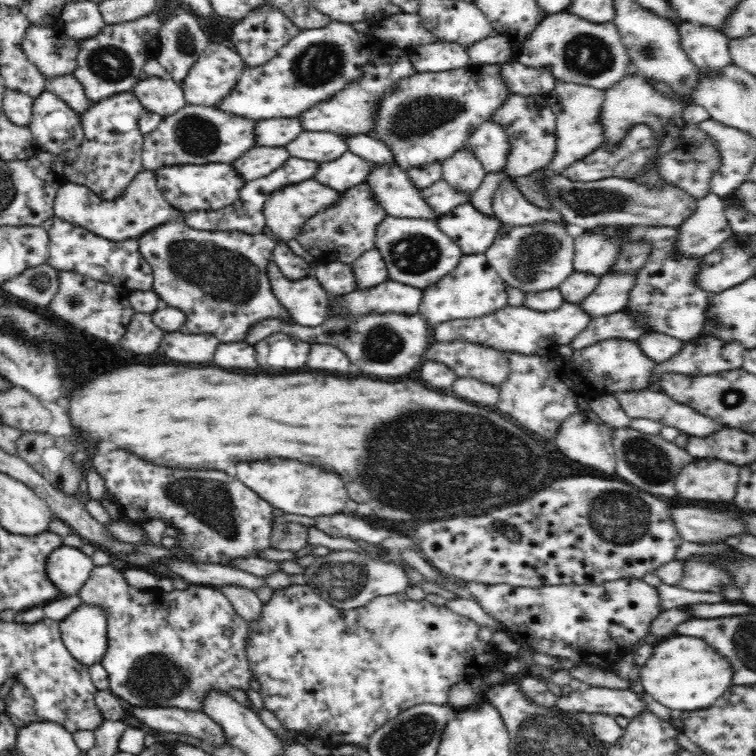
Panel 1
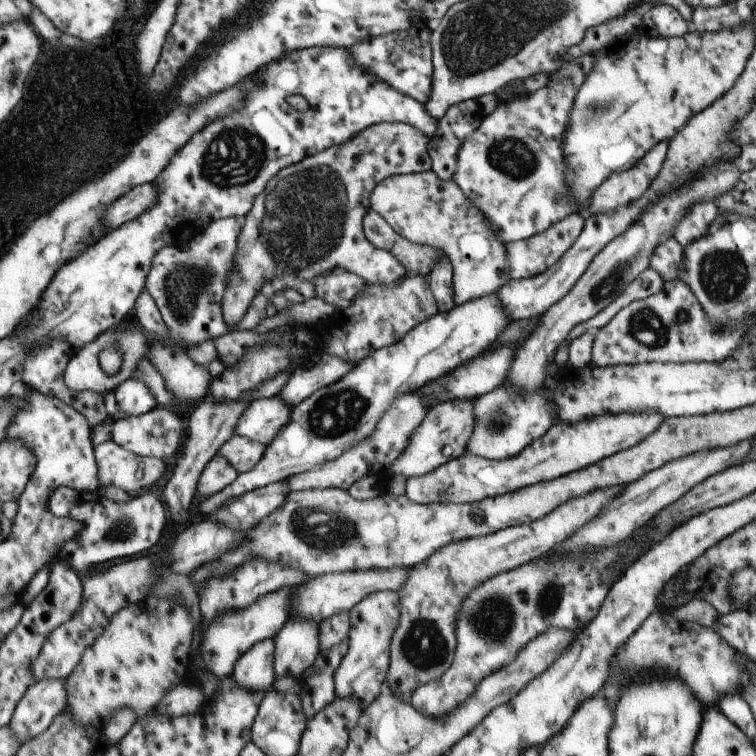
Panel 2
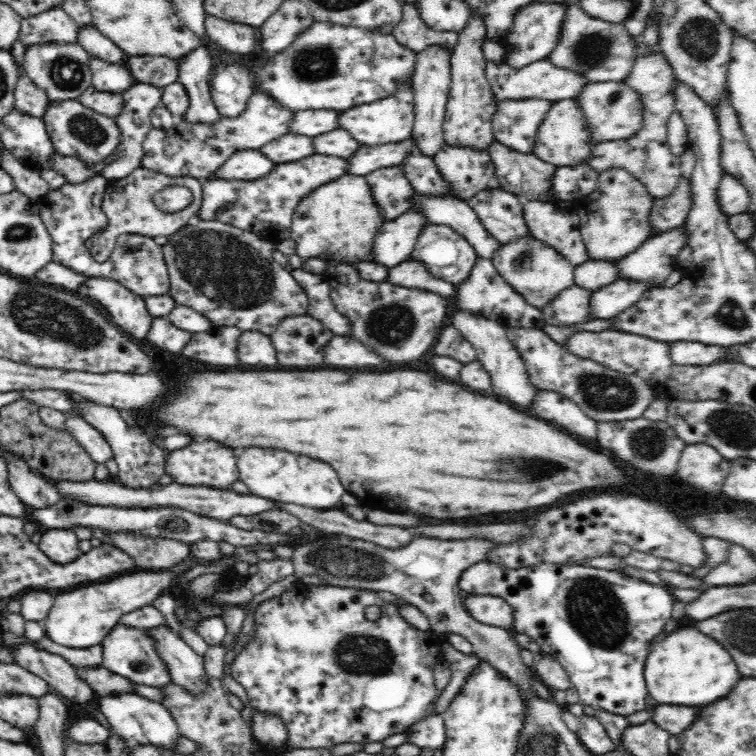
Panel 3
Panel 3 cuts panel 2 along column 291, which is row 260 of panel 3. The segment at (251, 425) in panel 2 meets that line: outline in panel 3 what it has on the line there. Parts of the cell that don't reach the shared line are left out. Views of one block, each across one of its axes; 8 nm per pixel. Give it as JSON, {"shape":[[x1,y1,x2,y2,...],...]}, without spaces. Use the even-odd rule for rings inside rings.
{"shape":[[412,259,391,268,386,281,409,289,432,291,447,298,455,294,454,283,434,277,425,269,423,262]]}

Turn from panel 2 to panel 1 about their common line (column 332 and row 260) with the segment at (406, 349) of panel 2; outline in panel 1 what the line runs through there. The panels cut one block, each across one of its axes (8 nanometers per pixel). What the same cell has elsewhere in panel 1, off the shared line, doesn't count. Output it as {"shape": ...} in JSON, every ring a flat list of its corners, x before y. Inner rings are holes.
{"shape":[[386,215,376,227,375,248,384,259,390,280,420,289,426,289,450,274,463,256,459,246,439,229,435,221,423,218]]}

